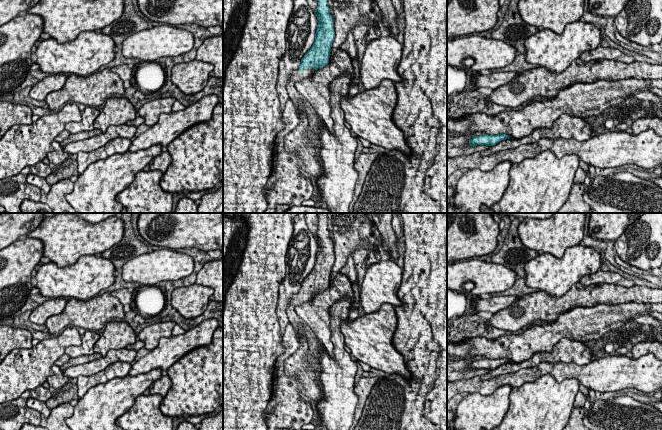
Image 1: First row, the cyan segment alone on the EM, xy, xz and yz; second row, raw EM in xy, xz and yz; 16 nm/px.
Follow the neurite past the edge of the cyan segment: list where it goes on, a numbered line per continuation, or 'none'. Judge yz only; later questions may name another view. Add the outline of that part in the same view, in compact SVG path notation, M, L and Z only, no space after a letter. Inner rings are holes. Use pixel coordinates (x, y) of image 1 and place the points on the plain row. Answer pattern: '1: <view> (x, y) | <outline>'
none

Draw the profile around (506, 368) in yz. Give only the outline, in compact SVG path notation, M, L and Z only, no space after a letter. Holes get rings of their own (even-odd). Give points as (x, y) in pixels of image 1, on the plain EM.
M517 363L502 364L498 368L490 370L485 375L480 376L480 379L481 380L488 380L492 377L497 377L497 376L503 375L503 374L515 373L515 372L519 371L522 368L523 368L523 366L522 366L521 363L518 363L518 364Z

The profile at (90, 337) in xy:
M86 330L82 338L80 346L70 346L65 349L65 354L71 358L84 355L92 355L94 353L94 345L99 340L100 335L93 330Z

